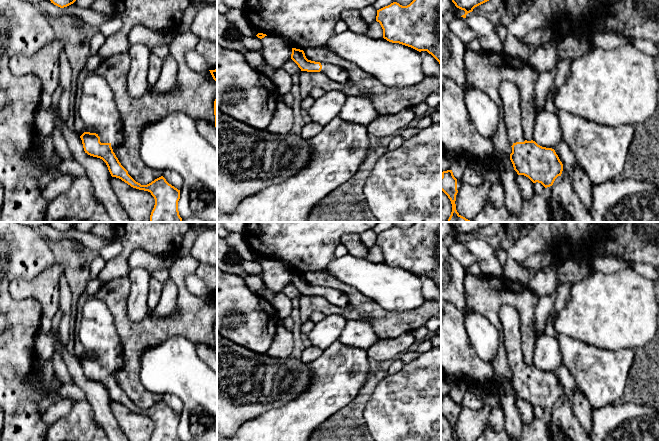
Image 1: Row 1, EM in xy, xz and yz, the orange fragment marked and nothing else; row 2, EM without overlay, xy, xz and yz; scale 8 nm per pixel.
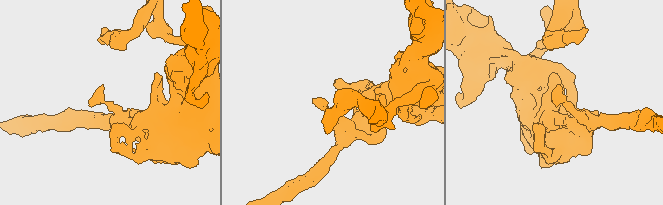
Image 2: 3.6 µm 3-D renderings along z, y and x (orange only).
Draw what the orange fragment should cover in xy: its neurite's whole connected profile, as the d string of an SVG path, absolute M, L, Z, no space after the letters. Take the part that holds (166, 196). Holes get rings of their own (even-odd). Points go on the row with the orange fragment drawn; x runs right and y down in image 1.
M95 73L88 74L83 83L78 113L88 130L80 136L85 153L102 159L112 177L121 179L133 188L148 191L154 197L155 205L150 215L150 222L182 222L178 211L180 190L169 184L163 176L147 185L141 185L128 174L113 152L113 148L122 142L122 122L113 92L102 76Z

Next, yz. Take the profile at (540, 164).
M510 82L500 85L500 96L505 112L505 127L512 147L510 160L518 175L528 177L545 188L561 176L563 164L555 150L524 138L521 118L521 98L517 87Z

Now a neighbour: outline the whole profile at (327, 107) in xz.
M339 90L326 91L322 97L315 99L308 114L313 122L324 126L337 117L346 100L347 95Z

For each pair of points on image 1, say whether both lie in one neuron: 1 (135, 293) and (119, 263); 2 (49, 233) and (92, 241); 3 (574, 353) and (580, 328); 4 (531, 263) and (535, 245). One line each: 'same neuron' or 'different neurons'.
1: different neurons
2: same neuron
3: different neurons
4: different neurons

